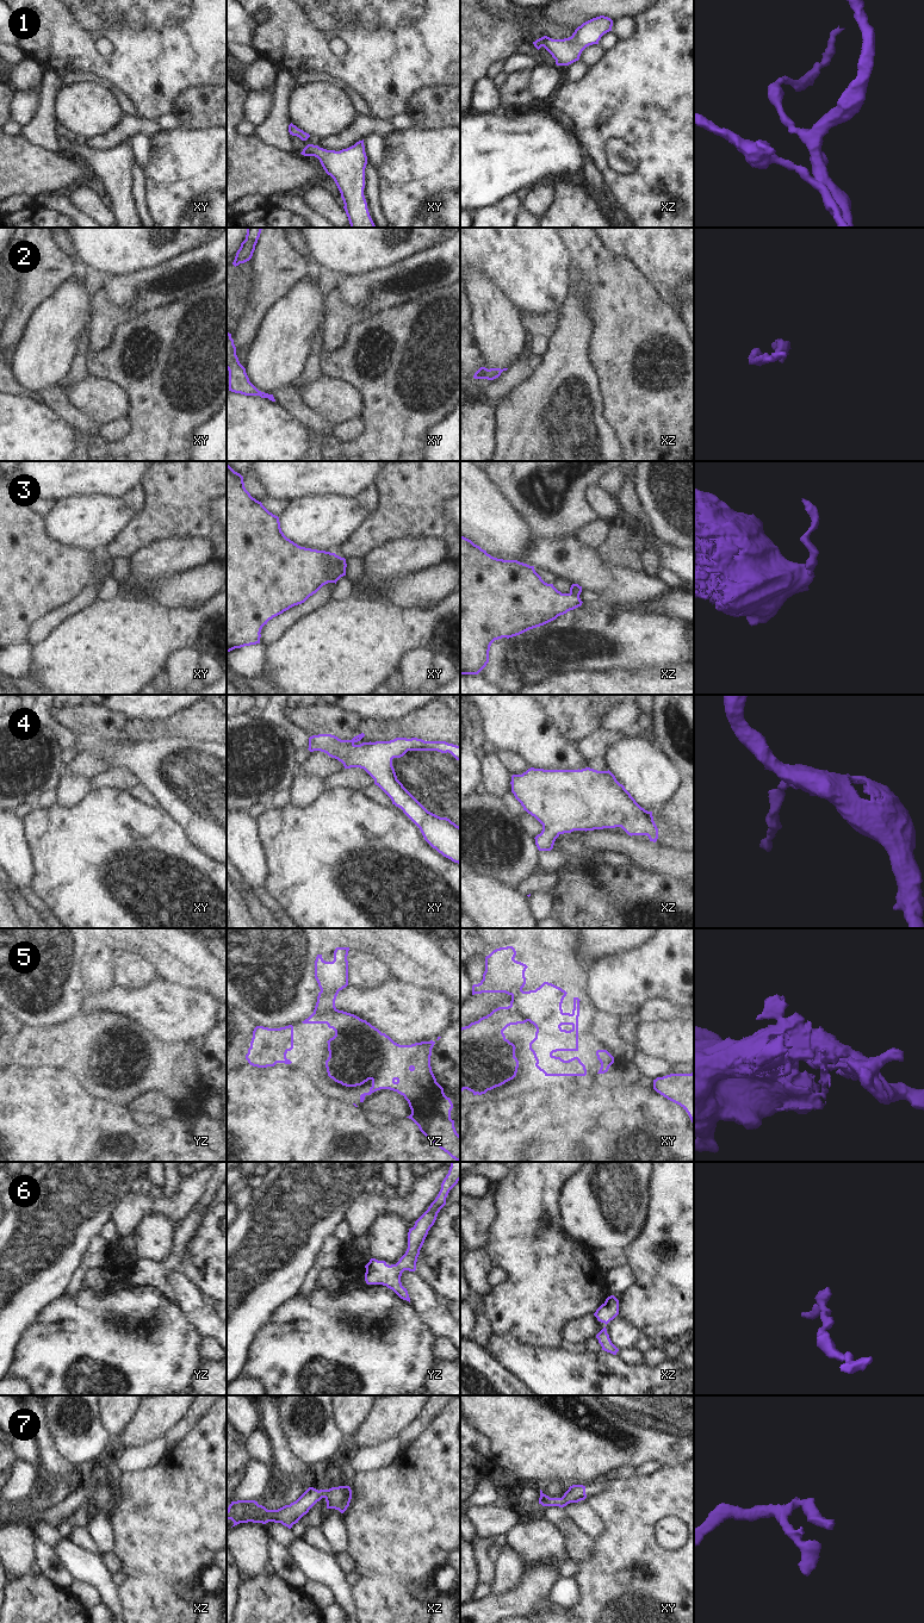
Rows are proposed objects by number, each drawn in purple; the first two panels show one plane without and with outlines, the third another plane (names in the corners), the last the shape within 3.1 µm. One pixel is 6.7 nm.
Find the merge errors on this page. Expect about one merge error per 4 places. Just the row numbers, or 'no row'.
3, 5.

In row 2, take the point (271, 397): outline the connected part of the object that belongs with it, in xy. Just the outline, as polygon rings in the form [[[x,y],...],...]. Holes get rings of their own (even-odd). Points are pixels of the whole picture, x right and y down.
[[[227,332],[227,369],[229,371],[229,391],[244,396],[260,396],[275,402],[273,394],[259,391],[250,381],[246,368],[240,363],[231,334]]]

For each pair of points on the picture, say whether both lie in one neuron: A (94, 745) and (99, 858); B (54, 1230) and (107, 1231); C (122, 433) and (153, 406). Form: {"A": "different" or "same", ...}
{"A": "different", "B": "different", "C": "different"}

